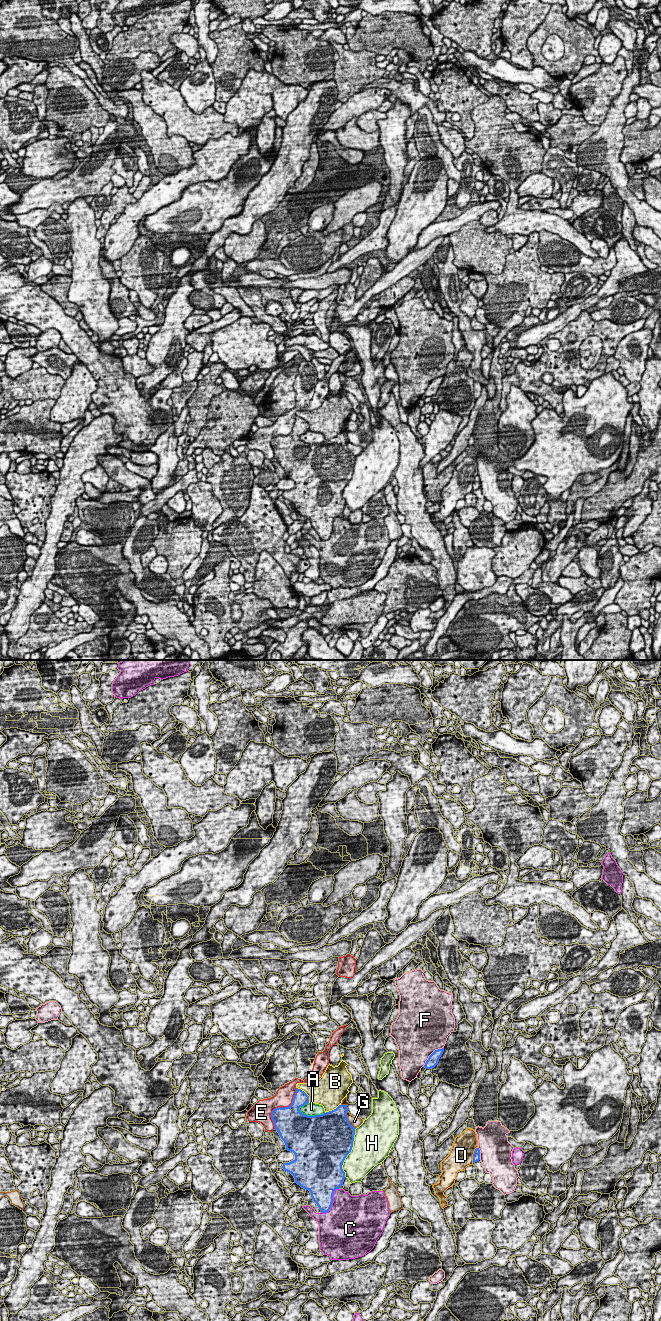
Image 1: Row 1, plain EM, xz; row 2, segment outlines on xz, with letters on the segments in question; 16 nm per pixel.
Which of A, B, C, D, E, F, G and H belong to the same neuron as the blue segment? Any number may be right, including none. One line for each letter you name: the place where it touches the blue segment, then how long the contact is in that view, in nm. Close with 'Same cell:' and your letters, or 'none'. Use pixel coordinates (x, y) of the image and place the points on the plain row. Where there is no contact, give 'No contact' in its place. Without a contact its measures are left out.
Same cell: none

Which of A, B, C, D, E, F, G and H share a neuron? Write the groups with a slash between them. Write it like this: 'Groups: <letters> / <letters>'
Groups: A / B / C / D / E / F / G / H

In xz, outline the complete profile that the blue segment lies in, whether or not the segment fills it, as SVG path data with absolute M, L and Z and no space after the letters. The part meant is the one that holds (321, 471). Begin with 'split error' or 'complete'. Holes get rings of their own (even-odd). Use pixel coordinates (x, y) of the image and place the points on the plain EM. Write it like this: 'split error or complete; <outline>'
complete; M297 416L292 432L274 437L271 446L286 478L295 482L295 487L284 491L282 496L294 504L295 511L310 519L313 529L322 541L326 541L332 534L334 519L343 513L346 506L342 493L352 478L356 456L347 447L348 433L341 432L322 443L308 444L299 438L307 431L309 424Z

